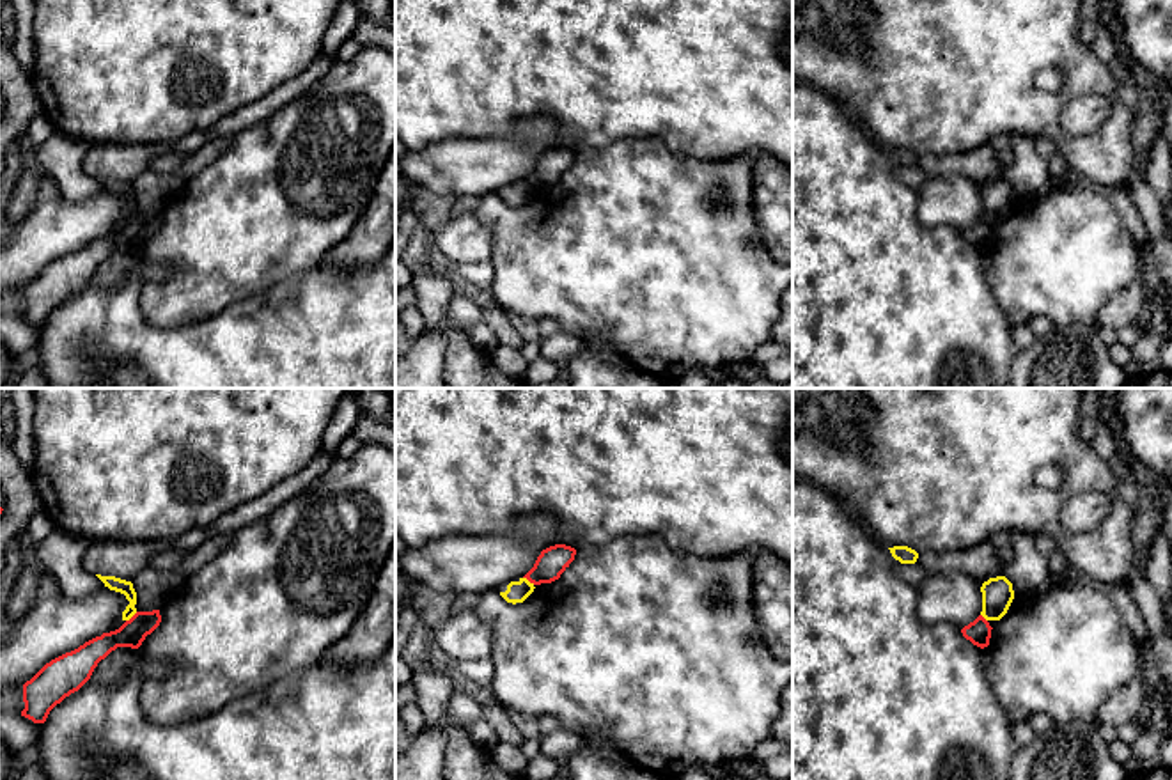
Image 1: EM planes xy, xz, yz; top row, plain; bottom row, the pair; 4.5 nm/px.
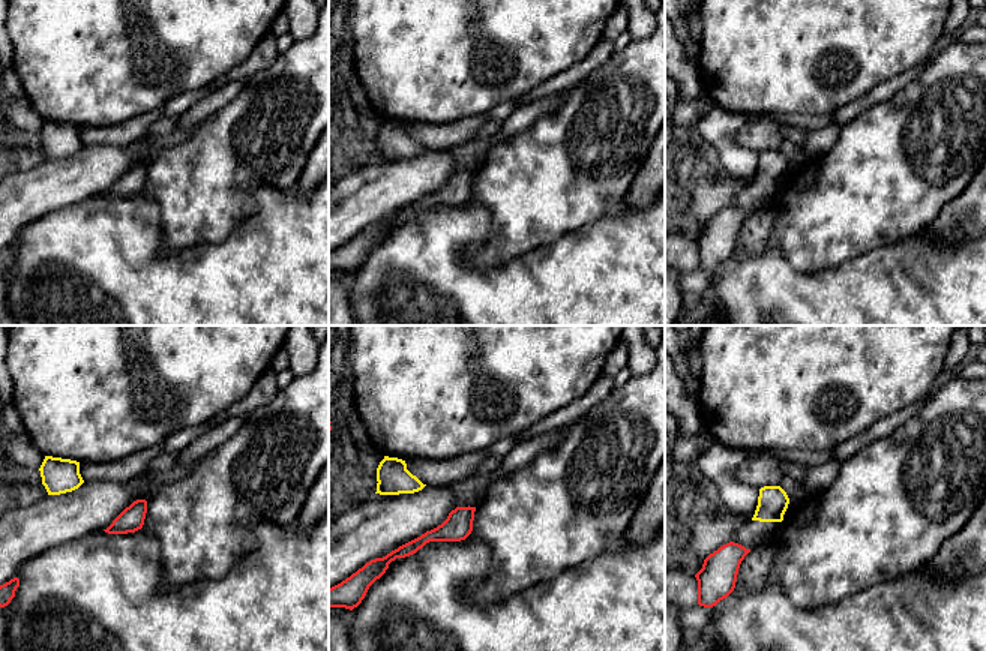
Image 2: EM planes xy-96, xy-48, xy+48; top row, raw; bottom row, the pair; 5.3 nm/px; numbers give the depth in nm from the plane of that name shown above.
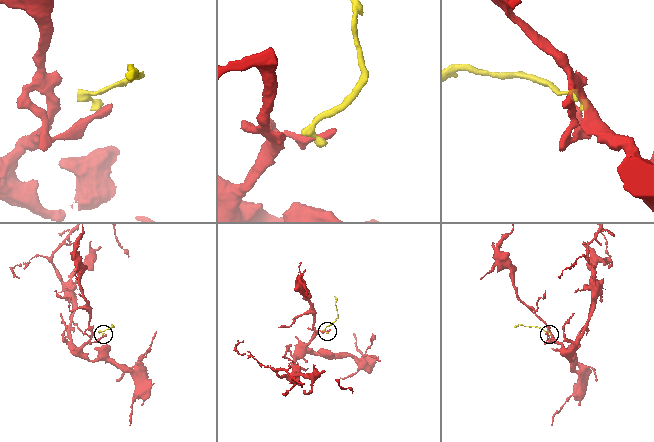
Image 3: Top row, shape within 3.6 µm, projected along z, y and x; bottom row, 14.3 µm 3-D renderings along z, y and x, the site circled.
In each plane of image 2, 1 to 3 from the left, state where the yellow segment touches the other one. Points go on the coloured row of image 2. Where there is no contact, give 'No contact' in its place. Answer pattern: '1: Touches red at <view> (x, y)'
1: No contact
2: No contact
3: No contact

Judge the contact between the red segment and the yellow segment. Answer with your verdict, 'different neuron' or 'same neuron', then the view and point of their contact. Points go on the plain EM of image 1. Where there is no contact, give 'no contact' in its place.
different neuron | xy (133, 218)

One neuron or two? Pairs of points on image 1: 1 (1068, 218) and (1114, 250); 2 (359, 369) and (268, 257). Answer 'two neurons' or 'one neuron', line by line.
1: one neuron
2: two neurons

